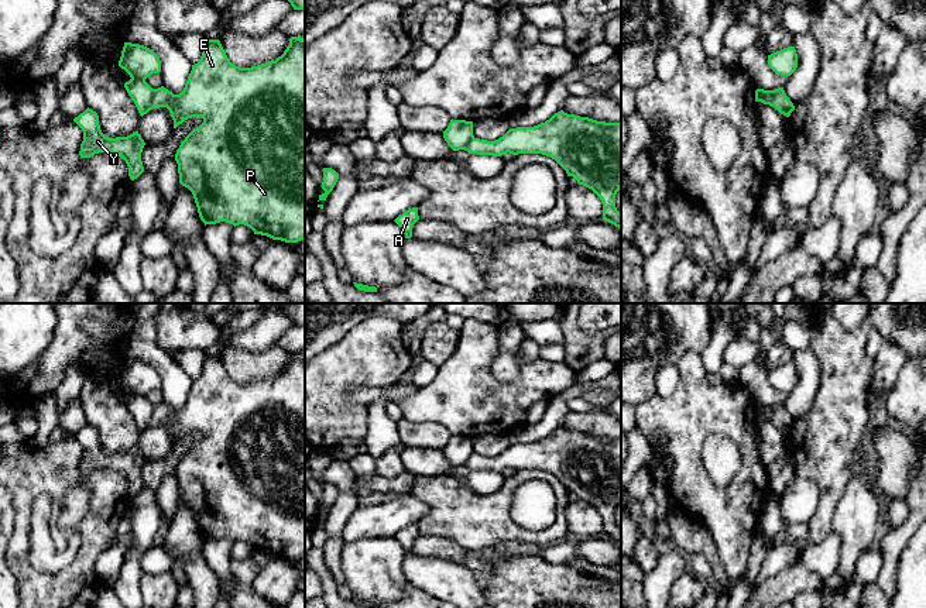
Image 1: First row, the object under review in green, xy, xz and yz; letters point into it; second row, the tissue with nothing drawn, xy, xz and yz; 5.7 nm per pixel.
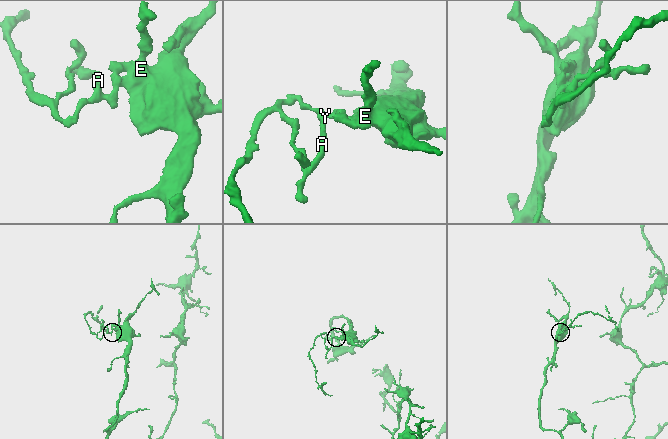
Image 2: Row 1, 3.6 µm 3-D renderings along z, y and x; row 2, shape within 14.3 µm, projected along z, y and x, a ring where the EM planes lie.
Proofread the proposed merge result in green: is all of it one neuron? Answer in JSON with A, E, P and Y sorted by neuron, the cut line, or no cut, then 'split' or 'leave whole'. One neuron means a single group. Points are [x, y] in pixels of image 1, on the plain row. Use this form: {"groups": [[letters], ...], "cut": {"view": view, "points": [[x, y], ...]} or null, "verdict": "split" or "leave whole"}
{"groups": [["A", "Y"], ["E", "P"]], "cut": {"view": "xy", "points": [[154, 405], [150, 425]]}, "verdict": "split"}

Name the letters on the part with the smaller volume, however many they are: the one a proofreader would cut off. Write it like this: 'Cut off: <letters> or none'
Cut off: A, Y

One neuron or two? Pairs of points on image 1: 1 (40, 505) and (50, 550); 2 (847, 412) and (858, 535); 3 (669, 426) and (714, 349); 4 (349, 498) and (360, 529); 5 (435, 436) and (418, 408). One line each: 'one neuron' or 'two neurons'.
1: one neuron
2: two neurons
3: two neurons
4: two neurons
5: two neurons

